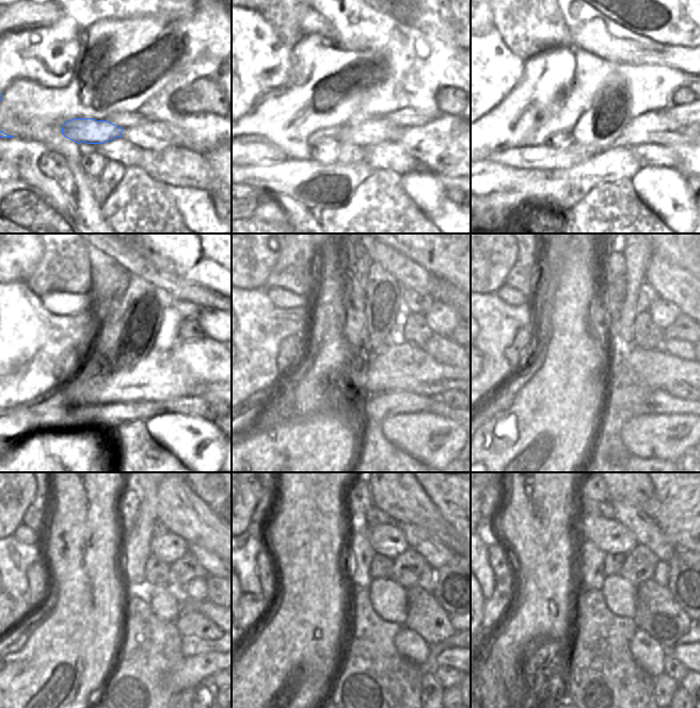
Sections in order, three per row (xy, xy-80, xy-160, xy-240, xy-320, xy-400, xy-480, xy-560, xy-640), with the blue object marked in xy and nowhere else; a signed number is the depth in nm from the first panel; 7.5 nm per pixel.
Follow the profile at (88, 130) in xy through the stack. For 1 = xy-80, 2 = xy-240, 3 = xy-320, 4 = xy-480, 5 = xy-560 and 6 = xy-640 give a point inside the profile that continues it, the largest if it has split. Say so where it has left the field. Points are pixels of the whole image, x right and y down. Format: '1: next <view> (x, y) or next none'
1: next xy-80 (372, 131)
2: next xy-240 (208, 360)
3: next xy-320 (444, 350)
4: next xy-480 (195, 589)
5: next xy-560 (427, 580)
6: next xy-640 (661, 575)

